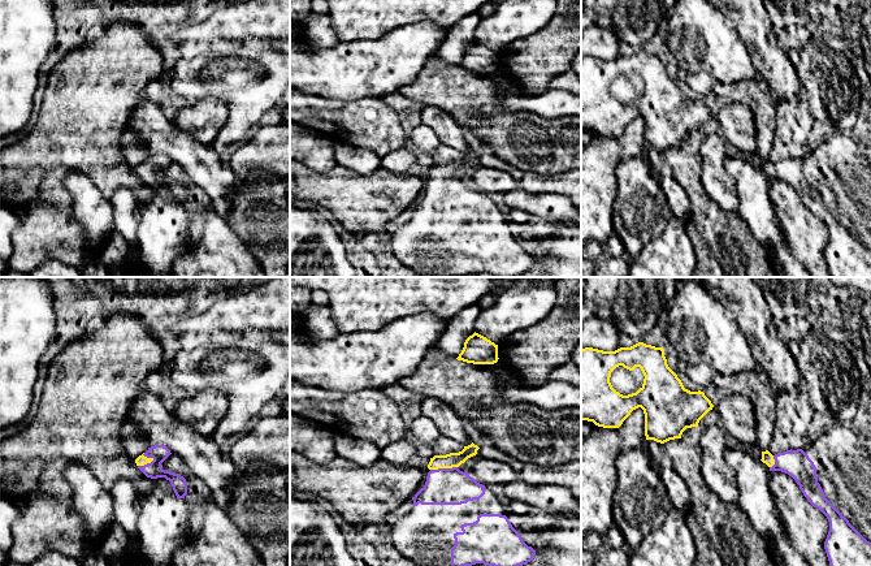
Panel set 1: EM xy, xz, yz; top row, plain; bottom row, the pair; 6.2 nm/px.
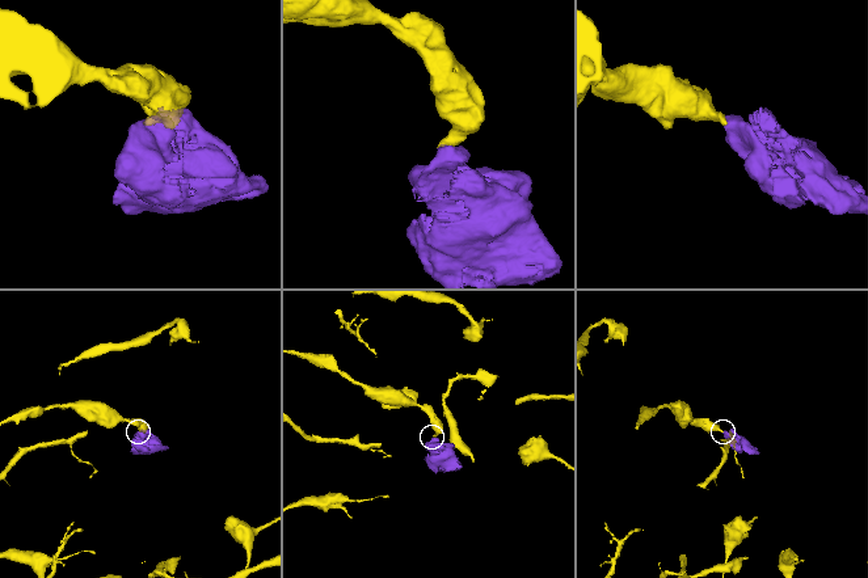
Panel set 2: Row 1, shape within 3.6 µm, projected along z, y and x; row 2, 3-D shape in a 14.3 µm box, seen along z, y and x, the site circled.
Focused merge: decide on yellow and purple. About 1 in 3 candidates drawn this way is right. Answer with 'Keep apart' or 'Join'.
Join

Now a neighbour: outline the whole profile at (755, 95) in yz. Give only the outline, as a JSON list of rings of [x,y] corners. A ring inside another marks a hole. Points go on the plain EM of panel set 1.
[[[746,79],[733,85],[715,81],[712,92],[720,98],[746,105],[754,115],[757,155],[766,160],[772,150],[776,129],[776,104],[764,81]]]

